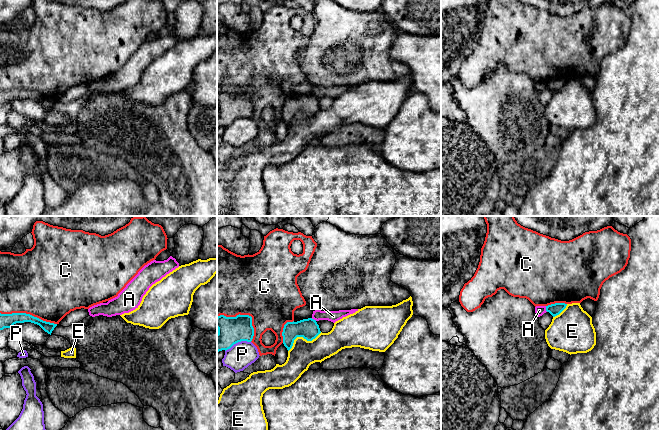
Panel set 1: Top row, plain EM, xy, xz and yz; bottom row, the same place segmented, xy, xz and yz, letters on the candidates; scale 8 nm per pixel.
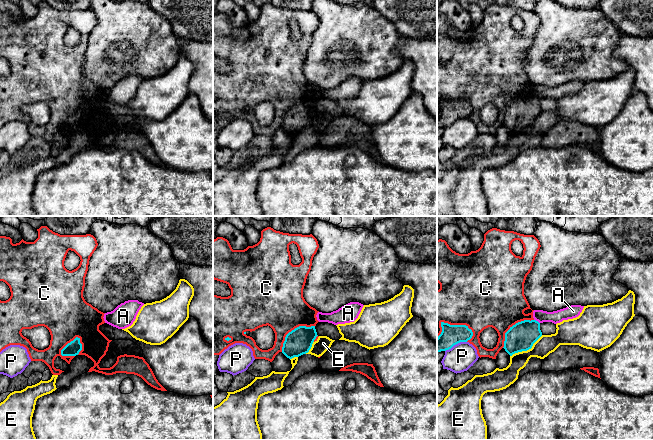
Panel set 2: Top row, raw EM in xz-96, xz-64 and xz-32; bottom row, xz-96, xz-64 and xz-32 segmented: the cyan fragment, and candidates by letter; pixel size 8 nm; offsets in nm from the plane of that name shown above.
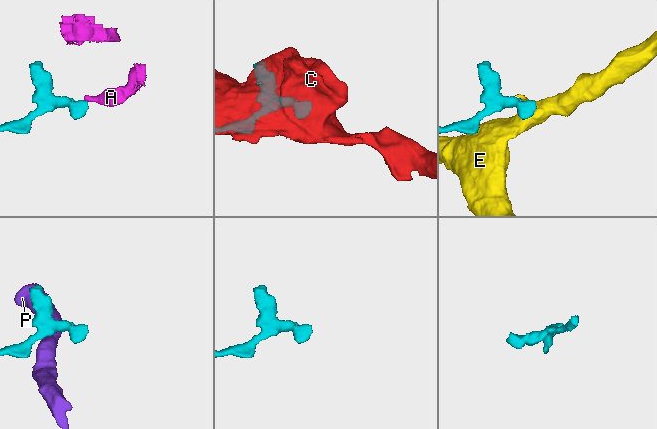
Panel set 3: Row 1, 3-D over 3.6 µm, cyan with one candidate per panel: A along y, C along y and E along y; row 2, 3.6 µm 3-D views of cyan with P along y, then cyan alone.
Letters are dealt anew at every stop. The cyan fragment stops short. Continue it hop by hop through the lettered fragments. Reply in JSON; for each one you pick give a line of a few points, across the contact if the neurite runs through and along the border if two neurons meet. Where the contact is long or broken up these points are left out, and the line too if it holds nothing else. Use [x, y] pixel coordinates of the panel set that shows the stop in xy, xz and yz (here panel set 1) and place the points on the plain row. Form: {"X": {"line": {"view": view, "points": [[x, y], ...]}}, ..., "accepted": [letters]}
{"accepted": []}

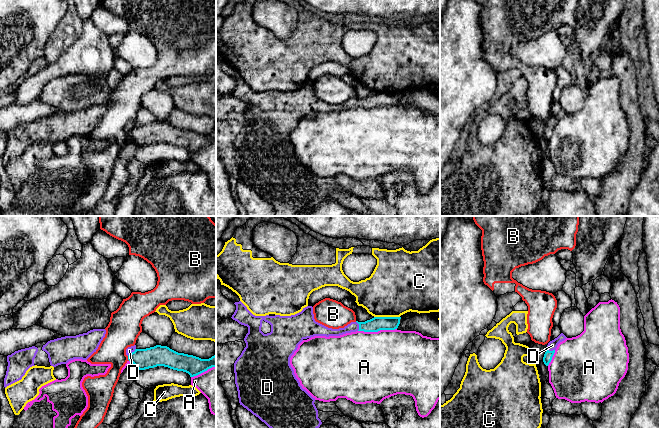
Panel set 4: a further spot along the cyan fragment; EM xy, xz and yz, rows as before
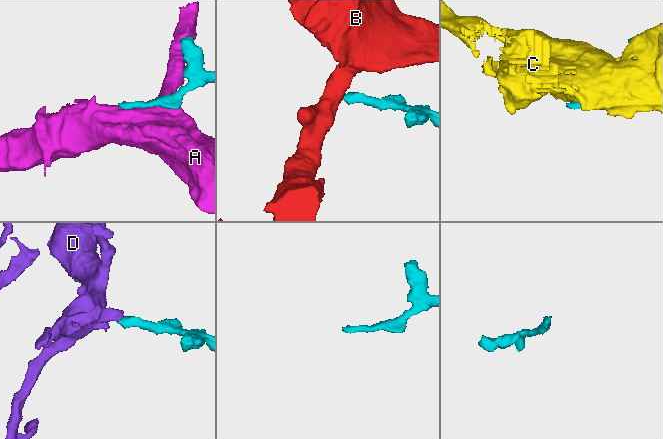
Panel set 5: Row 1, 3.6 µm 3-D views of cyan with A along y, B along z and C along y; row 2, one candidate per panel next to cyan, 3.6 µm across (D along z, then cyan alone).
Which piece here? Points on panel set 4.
{"D": {"line": {"view": "xy", "points": [[158, 131], [132, 128], [129, 126]]}}, "accepted": ["D"]}

